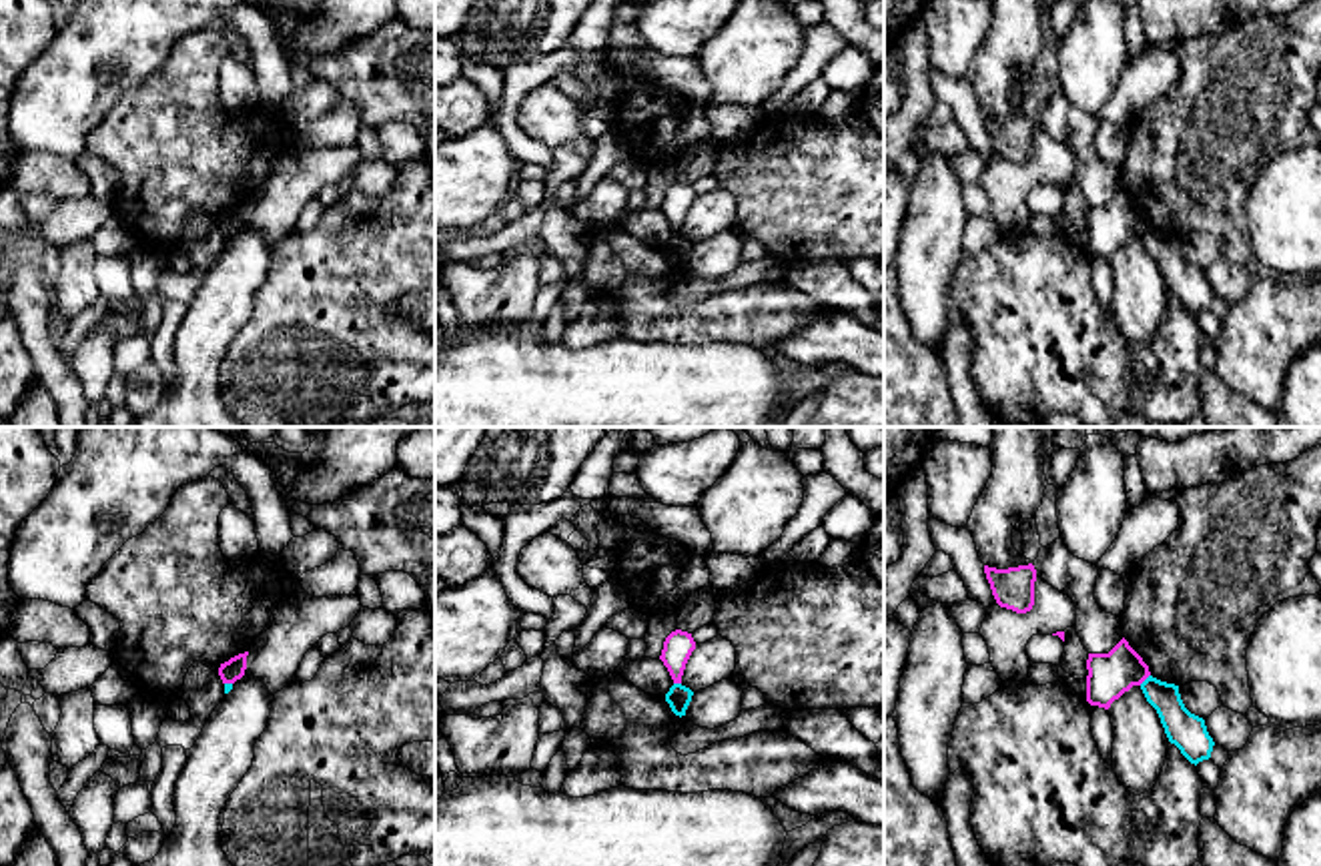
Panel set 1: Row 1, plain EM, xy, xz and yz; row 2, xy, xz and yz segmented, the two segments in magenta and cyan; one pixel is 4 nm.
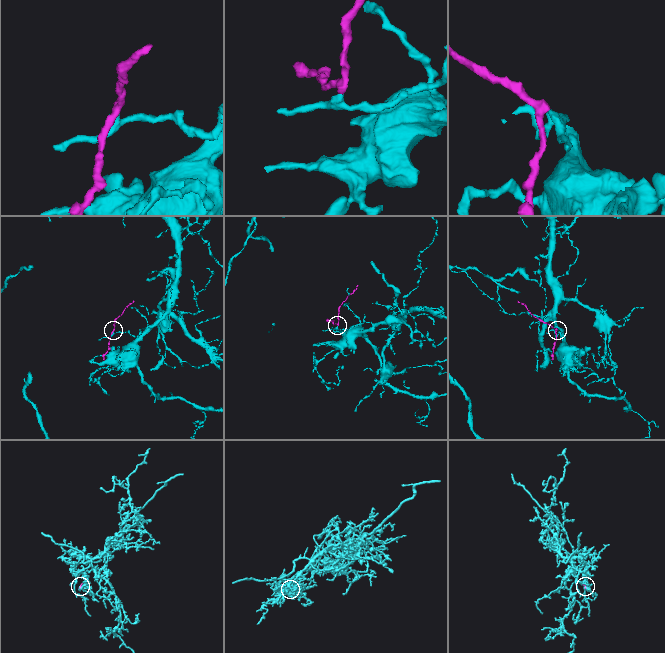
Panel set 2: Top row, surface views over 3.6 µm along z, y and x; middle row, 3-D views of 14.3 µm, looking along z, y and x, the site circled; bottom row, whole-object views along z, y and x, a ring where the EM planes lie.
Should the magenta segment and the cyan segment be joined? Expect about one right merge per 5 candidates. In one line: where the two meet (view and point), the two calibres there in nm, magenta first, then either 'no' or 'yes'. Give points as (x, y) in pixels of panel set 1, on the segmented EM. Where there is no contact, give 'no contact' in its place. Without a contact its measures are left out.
meets magenta in yz at (1143, 680); 180 nm thick on the magenta side, 140 nm on the other; no

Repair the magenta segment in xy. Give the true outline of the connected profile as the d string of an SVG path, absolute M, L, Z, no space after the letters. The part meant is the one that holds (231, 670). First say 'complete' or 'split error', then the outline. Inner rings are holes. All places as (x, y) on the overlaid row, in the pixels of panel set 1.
complete; M249 652L239 654L239 656L231 658L229 662L221 664L218 676L221 676L223 684L235 684L237 680L241 680L245 676L247 656L249 656Z

